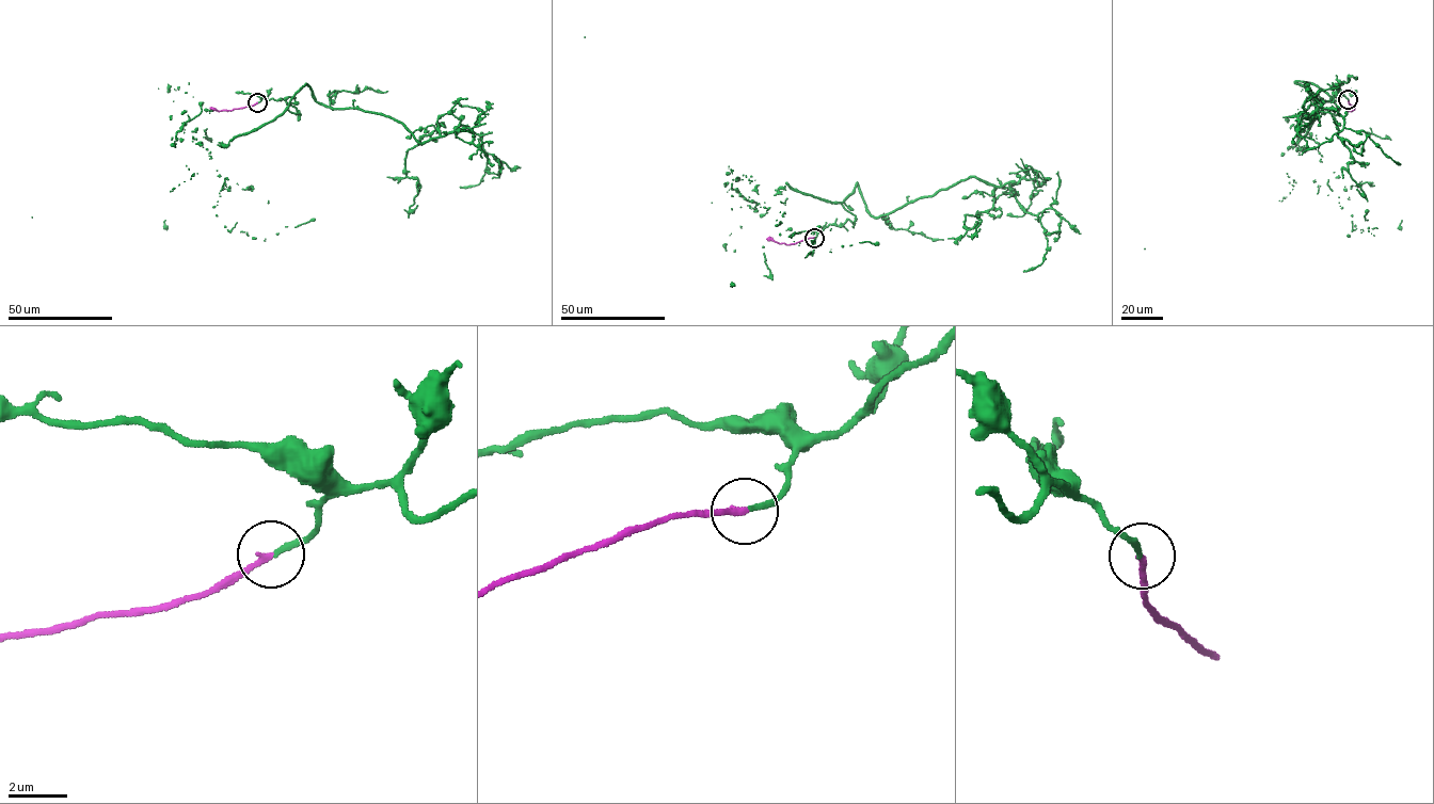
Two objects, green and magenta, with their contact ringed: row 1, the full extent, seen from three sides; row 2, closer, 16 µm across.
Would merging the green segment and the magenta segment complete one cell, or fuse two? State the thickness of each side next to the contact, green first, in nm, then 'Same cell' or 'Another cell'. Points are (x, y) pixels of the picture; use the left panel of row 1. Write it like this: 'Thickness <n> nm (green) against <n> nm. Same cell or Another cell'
Thickness 180 nm (green) against 200 nm. Same cell

